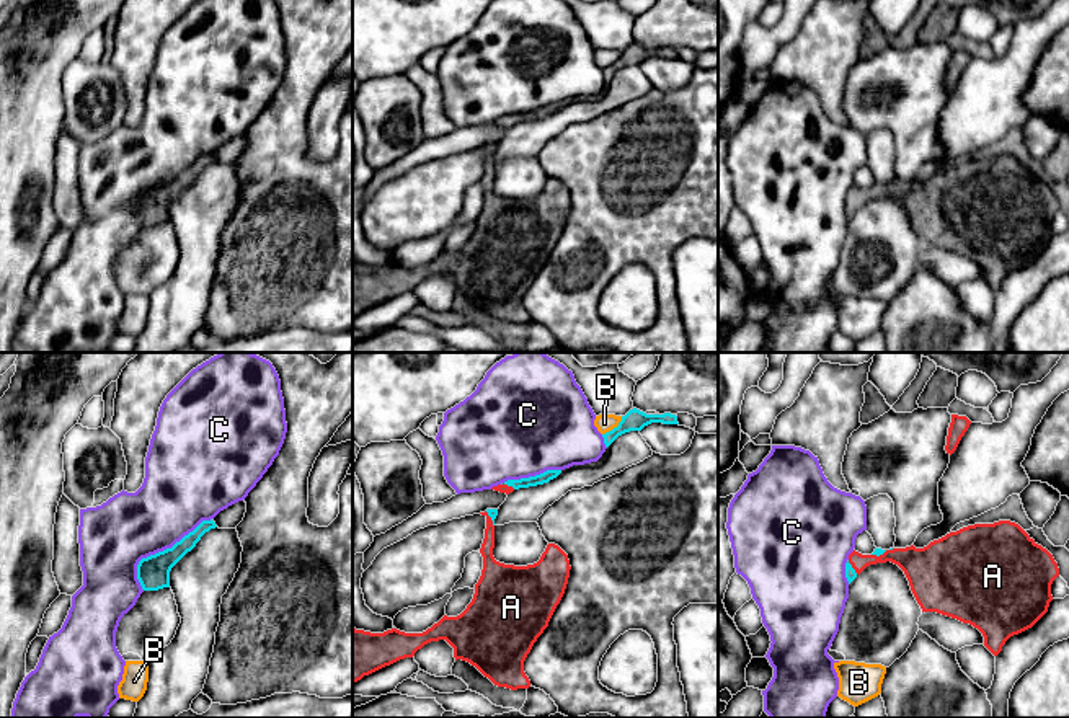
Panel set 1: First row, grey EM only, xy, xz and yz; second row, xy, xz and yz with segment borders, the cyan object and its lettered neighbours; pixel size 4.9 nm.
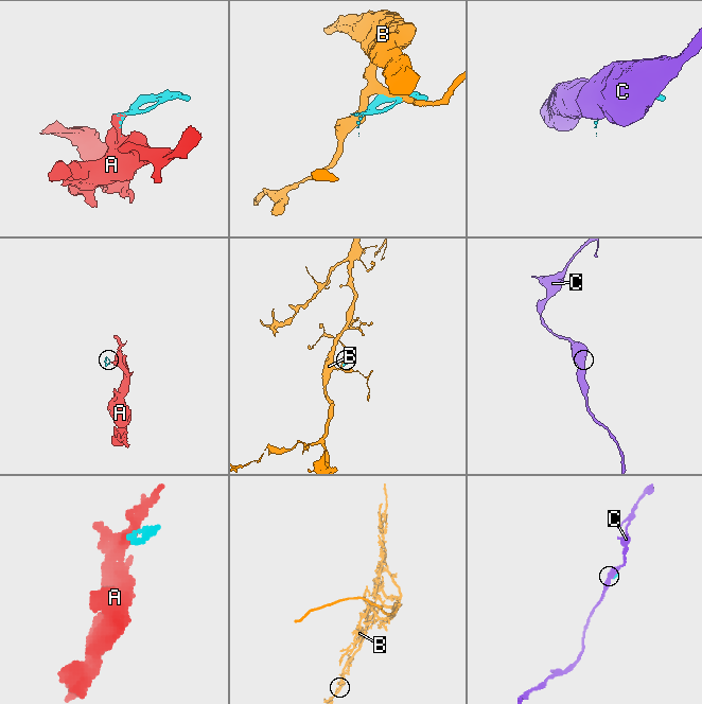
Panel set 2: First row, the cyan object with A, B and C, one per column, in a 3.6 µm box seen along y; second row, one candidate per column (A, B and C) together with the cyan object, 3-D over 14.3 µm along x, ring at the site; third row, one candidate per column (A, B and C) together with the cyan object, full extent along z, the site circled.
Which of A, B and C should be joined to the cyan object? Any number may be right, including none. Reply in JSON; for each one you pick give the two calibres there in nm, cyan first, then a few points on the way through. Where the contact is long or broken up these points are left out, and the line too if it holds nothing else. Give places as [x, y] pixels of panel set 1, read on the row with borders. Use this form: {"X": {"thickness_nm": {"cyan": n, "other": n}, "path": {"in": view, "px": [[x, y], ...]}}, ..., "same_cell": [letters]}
{"A": {"thickness_nm": {"cyan": 60, "other": 90}, "path": {"in": "yz", "px": [[851, 575], [851, 567], [875, 557], [900, 557]]}}, "same_cell": ["A"]}

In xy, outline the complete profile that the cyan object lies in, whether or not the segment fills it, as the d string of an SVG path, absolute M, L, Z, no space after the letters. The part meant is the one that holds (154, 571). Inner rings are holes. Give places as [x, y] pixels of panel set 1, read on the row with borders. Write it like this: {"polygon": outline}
{"polygon": "M202 521L193 532L184 535L180 542L176 542L171 548L142 558L137 565L137 579L144 591L158 591L163 587L170 587L170 571L171 568L188 553L191 552L201 537L215 529L215 522Z"}

